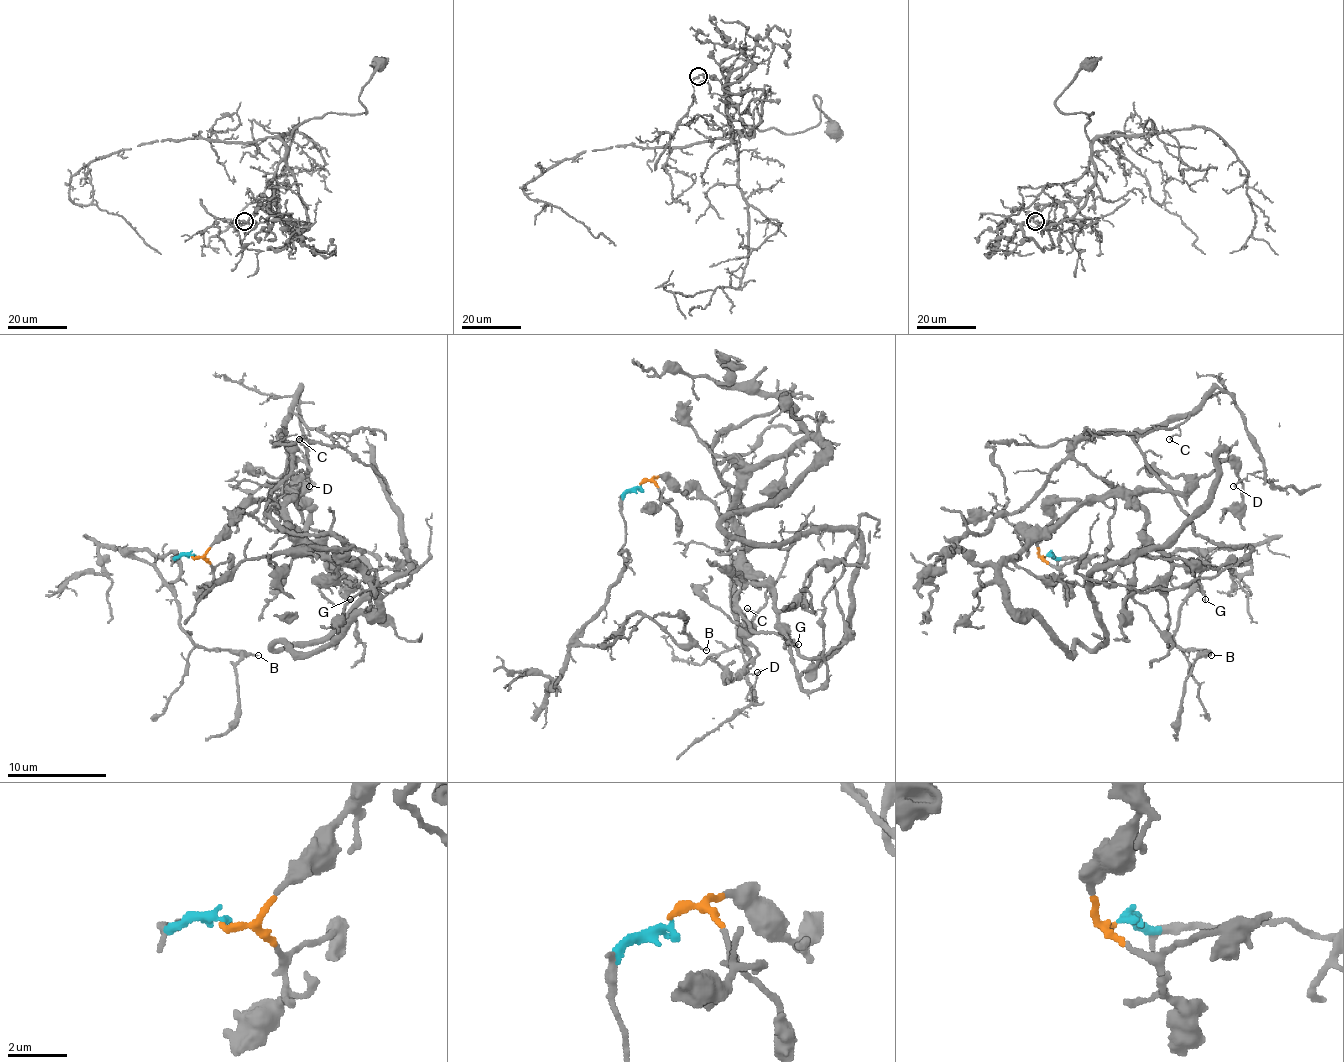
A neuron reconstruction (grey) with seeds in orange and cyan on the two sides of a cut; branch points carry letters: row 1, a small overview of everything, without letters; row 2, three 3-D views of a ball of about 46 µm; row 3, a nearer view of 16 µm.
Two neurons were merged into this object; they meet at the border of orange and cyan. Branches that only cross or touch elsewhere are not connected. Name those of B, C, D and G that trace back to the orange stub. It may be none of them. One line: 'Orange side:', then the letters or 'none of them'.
Orange side: C, D, G

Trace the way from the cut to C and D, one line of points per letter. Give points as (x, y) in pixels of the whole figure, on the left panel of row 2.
C: (192, 555), (204, 553), (251, 503), (294, 496), (286, 481), (286, 422), (294, 414), (308, 432), (298, 439)
D: (192, 555), (202, 555), (247, 506), (294, 496), (286, 486), (286, 419), (301, 390), (308, 486)

